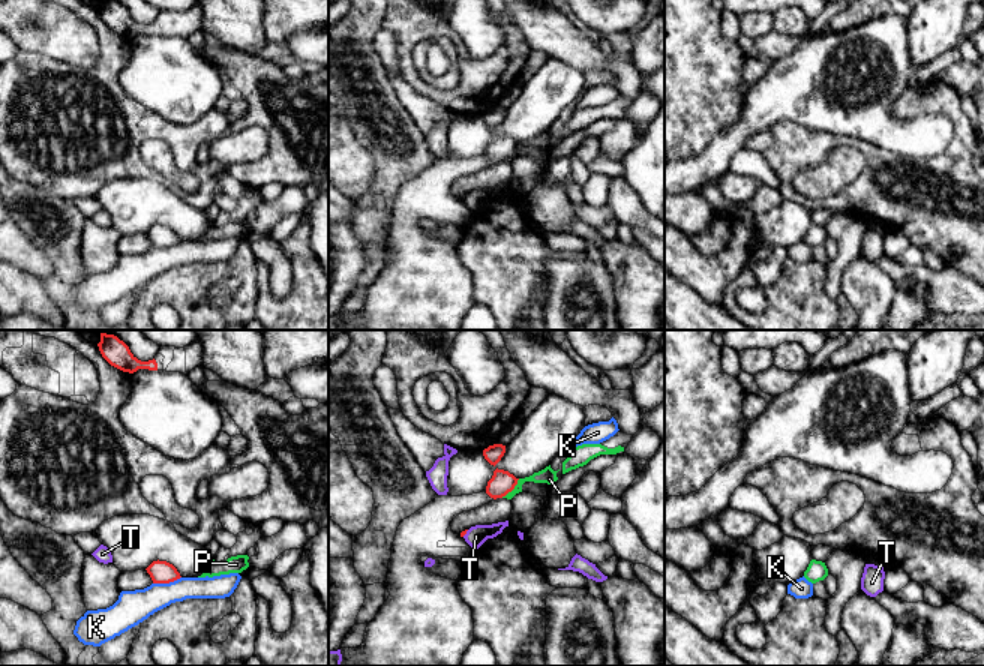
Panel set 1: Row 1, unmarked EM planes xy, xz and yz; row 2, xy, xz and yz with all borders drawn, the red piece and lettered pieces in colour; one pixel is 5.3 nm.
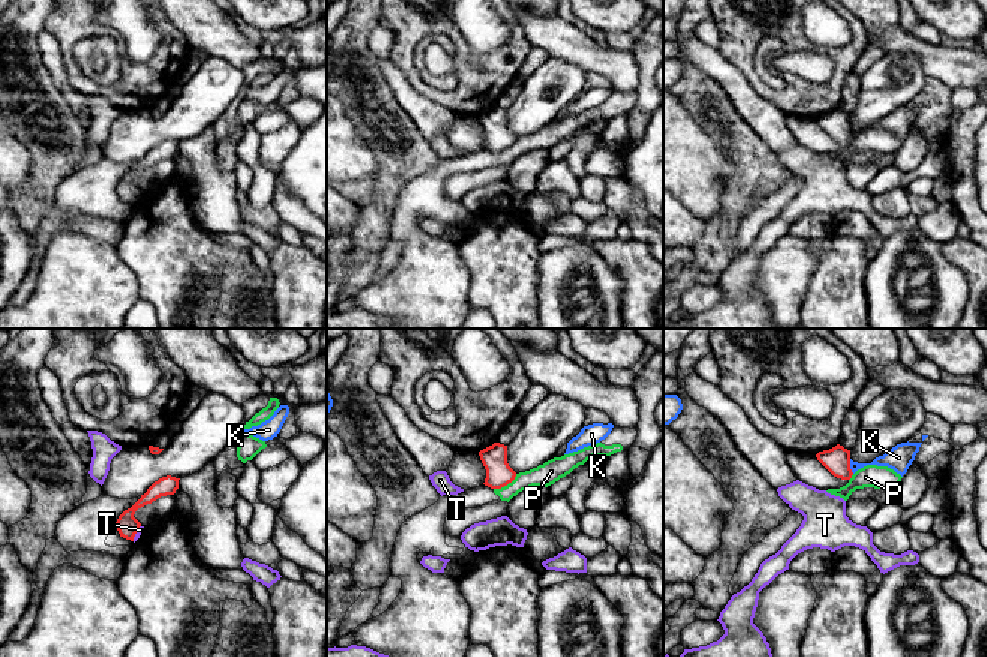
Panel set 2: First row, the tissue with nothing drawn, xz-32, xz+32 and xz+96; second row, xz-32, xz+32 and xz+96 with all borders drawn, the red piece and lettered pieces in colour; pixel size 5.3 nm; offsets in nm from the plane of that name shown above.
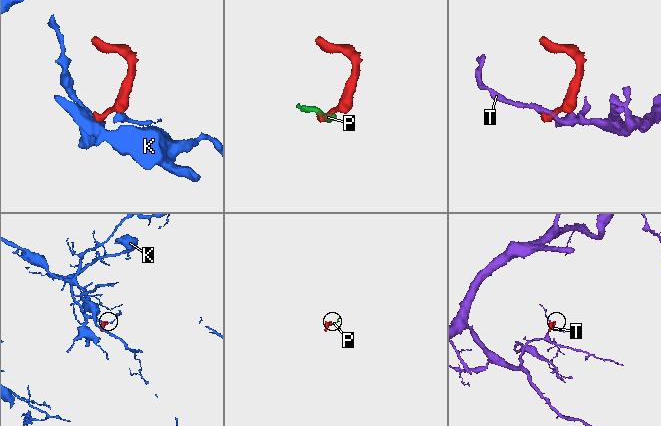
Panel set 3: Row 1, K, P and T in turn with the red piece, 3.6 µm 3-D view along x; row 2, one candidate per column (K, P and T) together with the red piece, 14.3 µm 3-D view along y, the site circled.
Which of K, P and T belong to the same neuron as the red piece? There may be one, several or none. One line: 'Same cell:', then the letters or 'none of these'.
Same cell: none of these

